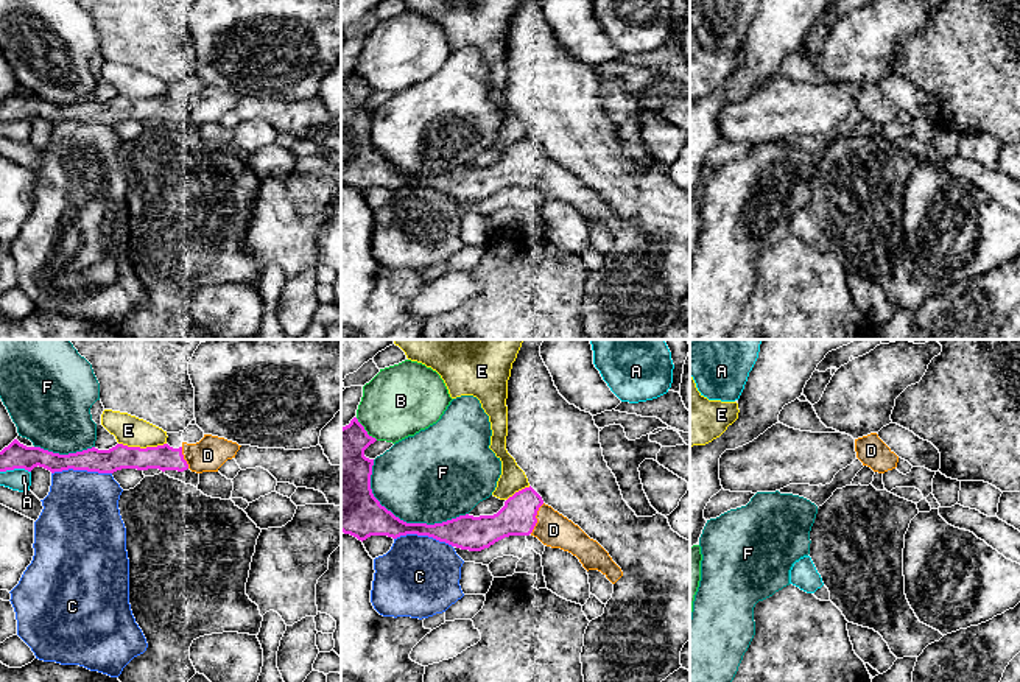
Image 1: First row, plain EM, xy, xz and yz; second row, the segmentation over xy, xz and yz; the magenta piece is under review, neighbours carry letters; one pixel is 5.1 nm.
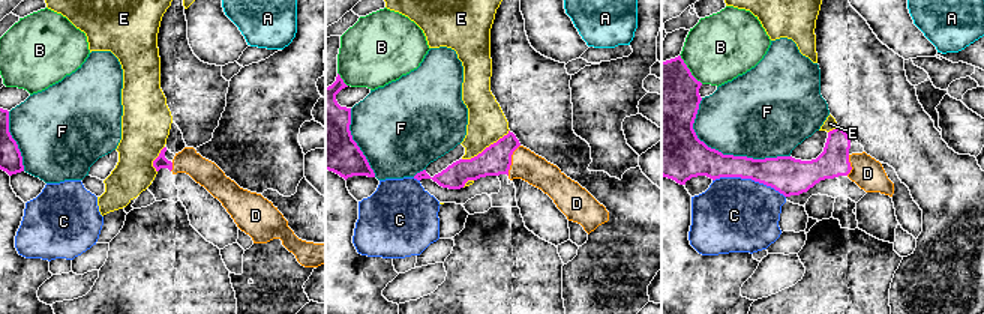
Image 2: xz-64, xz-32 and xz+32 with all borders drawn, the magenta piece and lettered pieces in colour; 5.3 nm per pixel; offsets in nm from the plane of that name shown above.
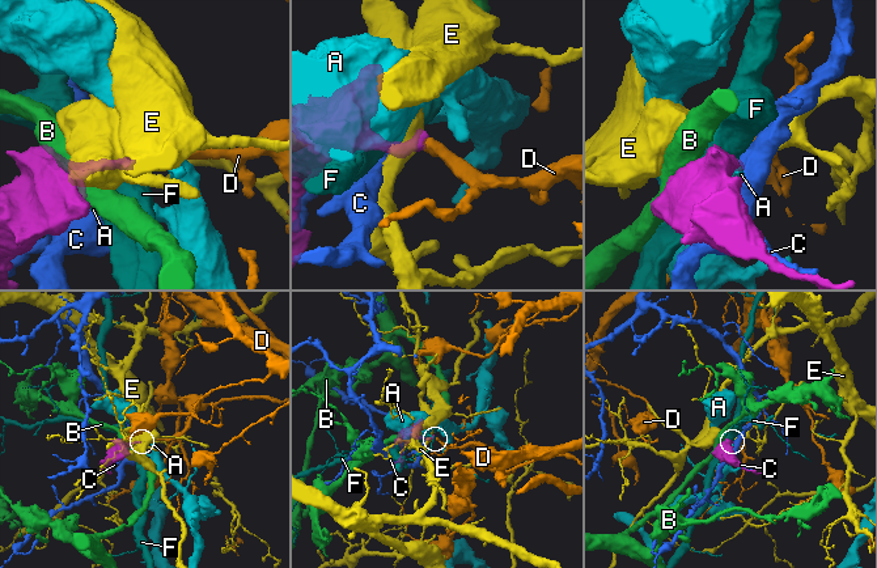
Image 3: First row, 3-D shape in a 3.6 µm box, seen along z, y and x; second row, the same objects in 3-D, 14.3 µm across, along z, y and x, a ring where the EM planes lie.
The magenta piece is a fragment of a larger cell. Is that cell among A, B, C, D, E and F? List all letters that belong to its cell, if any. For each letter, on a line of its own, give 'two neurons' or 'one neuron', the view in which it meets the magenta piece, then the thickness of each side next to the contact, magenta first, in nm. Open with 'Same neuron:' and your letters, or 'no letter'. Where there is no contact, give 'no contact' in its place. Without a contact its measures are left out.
Same neuron: D
A: two neurons; meets magenta in xy; 140 nm thick on the magenta side, 110 nm on the other
B: two neurons; meets magenta in xz; 300 nm thick on the magenta side, 360 nm on the other
C: two neurons; meets magenta in xy; 130 nm thick on the magenta side, 400 nm on the other
D: one neuron; meets magenta in xz; 190 nm thick on the magenta side, 180 nm on the other
E: two neurons; meets magenta in xy; 130 nm thick on the magenta side, 160 nm on the other
F: two neurons; meets magenta in xz; 240 nm thick on the magenta side, 460 nm on the other

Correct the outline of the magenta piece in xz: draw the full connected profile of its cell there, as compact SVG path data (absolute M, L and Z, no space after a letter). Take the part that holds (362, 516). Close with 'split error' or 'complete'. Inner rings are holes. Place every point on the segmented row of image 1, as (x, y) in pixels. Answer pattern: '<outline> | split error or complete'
M357 417L341 428L341 531L344 534L361 542L371 536L397 539L417 534L469 551L481 551L509 536L531 534L547 547L572 553L587 571L598 570L612 584L623 576L621 568L596 540L545 504L531 486L509 497L494 515L466 514L434 525L400 520L380 504L371 489L374 459L366 458L364 450L375 441Z | split error

